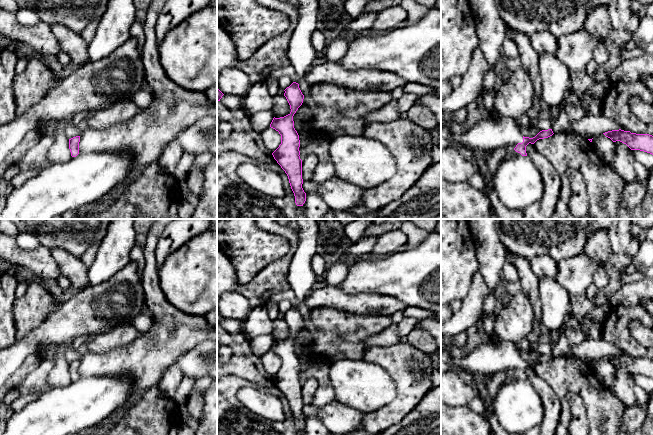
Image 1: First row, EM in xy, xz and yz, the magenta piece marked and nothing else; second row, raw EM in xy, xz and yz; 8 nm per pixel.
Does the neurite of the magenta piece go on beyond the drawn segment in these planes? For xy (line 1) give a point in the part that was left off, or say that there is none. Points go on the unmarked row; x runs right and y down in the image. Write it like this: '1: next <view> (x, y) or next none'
1: next none

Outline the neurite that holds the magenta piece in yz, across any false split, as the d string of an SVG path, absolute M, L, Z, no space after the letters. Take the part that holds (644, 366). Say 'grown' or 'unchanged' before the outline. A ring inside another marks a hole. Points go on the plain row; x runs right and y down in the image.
unchanged; M612 354L603 357L613 366L620 365L631 374L640 374L653 379L653 360L649 358L636 358L624 354Z

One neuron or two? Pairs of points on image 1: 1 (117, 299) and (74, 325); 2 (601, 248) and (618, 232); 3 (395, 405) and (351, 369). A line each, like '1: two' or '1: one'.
1: one
2: two
3: two

